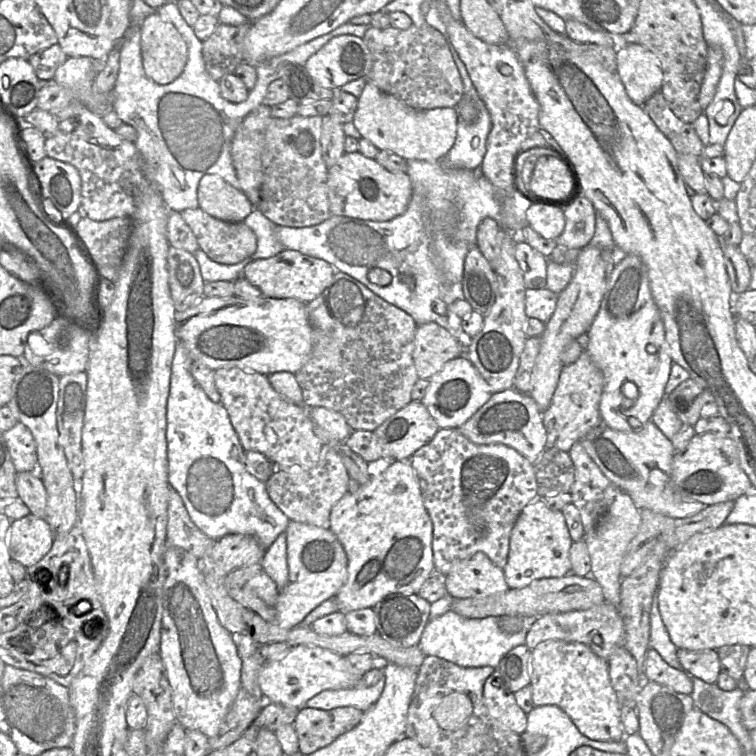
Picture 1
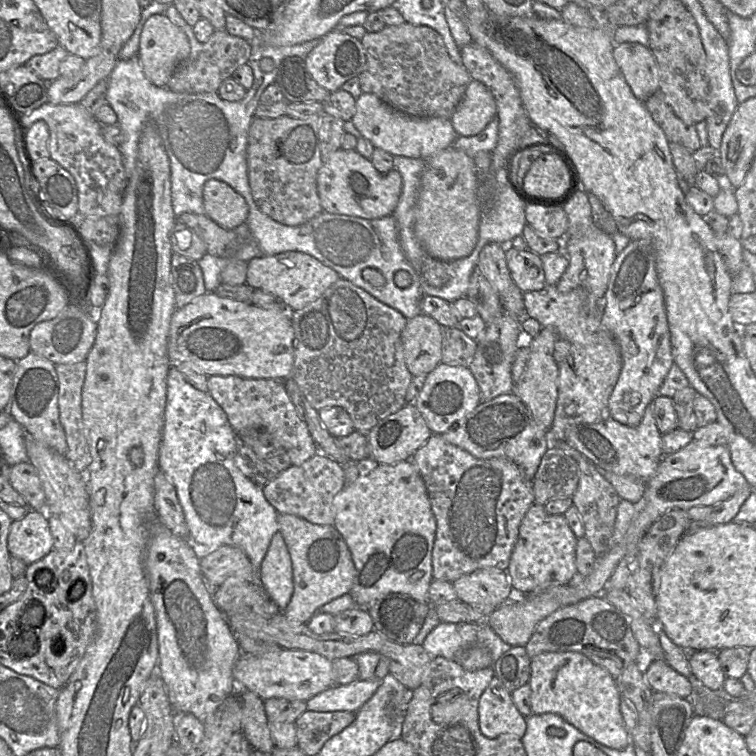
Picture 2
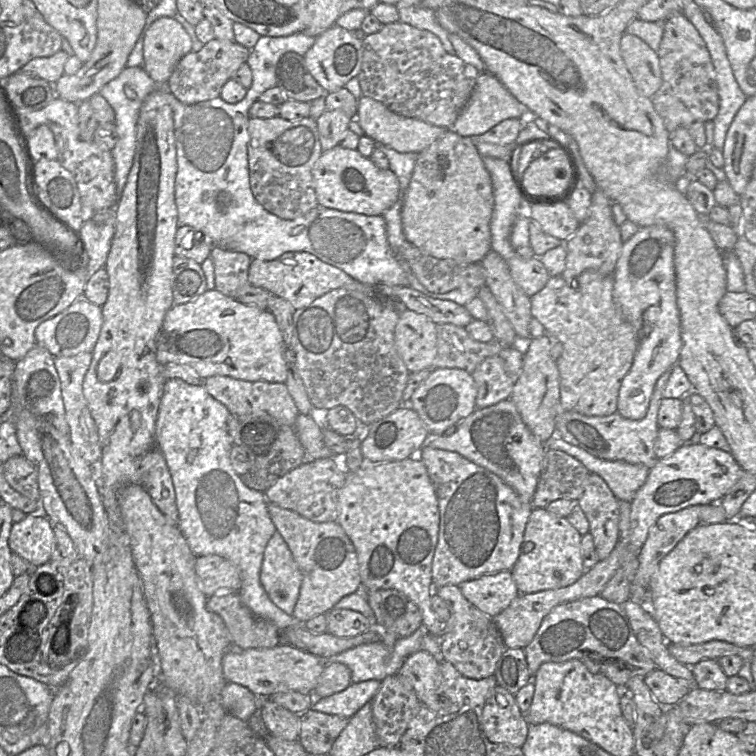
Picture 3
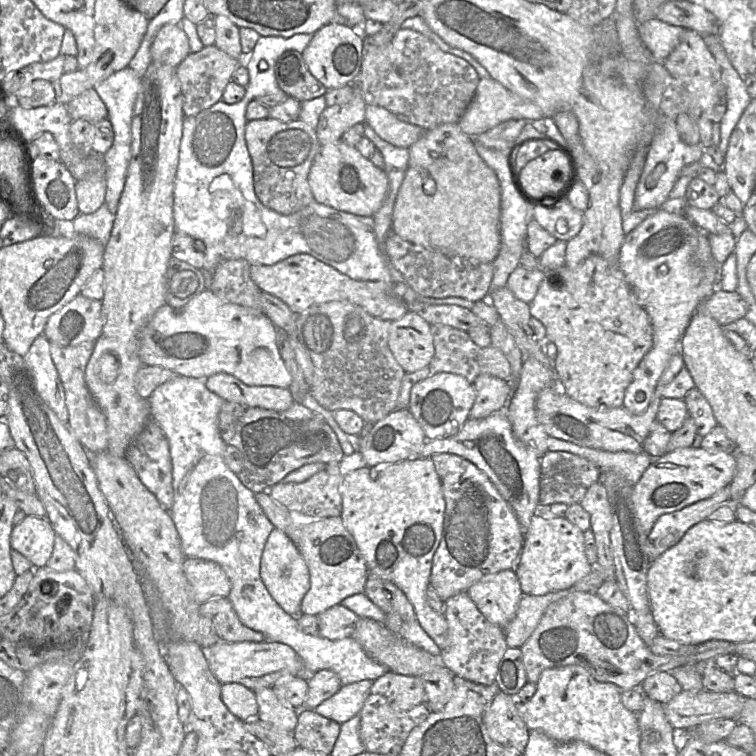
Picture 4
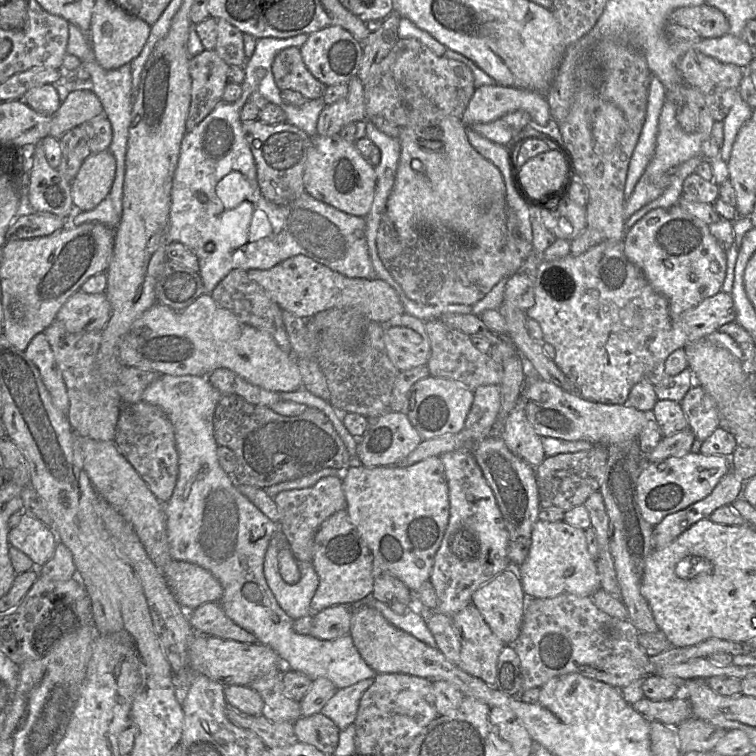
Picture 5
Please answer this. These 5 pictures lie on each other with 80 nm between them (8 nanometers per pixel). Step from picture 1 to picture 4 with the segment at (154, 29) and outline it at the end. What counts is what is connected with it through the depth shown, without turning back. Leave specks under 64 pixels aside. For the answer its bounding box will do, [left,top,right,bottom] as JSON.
[151,24,190,68]

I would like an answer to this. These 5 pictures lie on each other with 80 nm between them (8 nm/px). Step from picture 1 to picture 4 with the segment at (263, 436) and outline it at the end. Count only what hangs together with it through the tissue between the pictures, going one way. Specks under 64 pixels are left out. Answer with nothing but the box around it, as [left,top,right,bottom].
[205,373,294,413]

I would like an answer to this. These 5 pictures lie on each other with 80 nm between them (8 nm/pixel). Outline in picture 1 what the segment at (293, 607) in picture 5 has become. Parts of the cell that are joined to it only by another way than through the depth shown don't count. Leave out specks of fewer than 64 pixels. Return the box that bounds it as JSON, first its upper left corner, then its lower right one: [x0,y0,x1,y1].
[260,532,289,594]

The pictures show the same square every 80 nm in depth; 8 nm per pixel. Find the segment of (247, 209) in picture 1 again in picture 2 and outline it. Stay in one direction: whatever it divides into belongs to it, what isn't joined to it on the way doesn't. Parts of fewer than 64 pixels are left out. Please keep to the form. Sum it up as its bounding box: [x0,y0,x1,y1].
[203,179,248,231]

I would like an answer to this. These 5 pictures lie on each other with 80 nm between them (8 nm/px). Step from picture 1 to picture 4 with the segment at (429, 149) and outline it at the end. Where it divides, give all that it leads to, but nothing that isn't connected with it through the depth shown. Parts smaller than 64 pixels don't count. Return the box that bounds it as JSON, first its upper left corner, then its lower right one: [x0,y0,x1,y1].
[365,105,425,148]

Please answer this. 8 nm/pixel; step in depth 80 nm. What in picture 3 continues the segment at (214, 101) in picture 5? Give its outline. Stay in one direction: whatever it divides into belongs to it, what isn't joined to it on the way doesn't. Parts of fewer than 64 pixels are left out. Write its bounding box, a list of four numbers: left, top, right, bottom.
[166,38,250,105]

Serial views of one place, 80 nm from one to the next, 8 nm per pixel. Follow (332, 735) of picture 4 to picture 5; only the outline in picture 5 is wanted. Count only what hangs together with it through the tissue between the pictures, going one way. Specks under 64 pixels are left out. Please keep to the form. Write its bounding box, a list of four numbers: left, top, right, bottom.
[293,713,340,755]

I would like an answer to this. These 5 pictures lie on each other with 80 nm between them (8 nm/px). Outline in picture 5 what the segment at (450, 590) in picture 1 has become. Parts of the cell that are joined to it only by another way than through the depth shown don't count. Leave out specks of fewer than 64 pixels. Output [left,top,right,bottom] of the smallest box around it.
[471,567,528,645]

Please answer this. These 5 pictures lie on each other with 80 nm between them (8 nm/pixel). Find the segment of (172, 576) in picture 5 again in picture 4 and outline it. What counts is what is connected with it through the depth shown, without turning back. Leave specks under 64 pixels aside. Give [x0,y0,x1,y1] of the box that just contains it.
[183,558,230,604]

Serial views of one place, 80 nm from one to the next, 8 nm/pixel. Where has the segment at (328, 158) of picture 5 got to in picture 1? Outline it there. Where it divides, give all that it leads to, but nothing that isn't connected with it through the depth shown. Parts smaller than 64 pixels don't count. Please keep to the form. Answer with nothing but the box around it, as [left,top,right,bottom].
[327,151,413,221]

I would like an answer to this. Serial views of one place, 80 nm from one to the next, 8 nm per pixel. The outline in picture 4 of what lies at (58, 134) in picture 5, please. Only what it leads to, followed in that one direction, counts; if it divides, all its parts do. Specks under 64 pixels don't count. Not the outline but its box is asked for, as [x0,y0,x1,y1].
[66,89,108,124]

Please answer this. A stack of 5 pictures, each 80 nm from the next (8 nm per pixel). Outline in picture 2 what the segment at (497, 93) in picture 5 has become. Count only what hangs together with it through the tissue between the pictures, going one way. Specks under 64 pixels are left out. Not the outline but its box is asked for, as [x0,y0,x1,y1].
[451,80,497,136]

